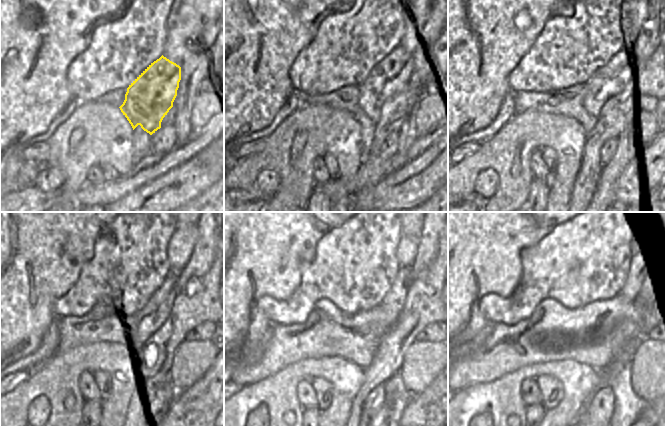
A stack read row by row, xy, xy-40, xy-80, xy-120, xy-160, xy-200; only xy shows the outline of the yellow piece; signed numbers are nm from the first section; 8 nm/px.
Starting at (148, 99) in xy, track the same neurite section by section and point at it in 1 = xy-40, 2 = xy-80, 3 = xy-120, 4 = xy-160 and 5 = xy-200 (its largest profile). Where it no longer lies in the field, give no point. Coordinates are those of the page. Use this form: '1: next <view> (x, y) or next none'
1: next xy-40 (391, 75)
2: next xy-80 (609, 80)
3: next xy-120 (158, 308)
4: next xy-160 (394, 301)
5: next xy-200 (636, 265)

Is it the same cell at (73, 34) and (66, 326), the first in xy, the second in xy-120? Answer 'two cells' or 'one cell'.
two cells

